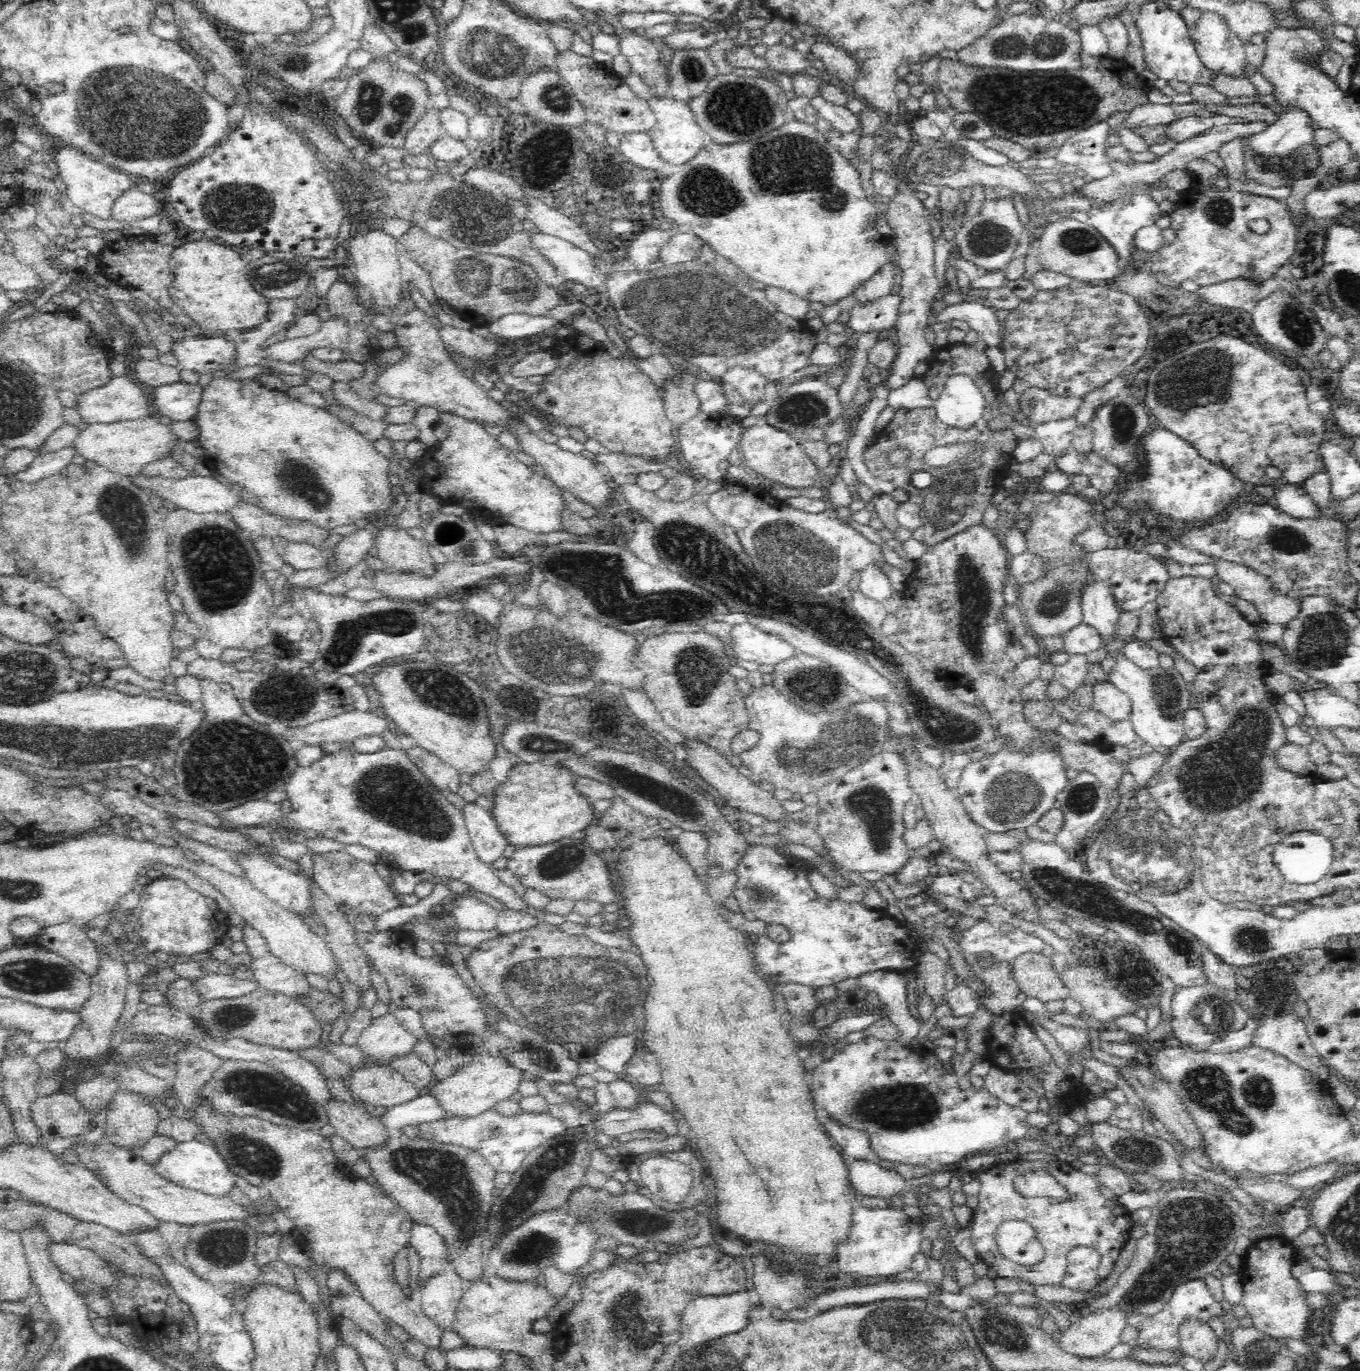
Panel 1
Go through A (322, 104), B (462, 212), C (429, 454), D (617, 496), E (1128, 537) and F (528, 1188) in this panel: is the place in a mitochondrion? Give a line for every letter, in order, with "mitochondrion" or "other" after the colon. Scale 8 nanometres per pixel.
A: other
B: mitochondrion
C: other
D: other
E: other
F: mitochondrion

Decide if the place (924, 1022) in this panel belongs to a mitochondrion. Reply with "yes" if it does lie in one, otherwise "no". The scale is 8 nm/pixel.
no

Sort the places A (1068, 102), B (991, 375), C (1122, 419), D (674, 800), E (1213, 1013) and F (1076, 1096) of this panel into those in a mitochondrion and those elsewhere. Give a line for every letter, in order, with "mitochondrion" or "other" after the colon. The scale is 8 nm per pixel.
A: mitochondrion
B: other
C: mitochondrion
D: mitochondrion
E: mitochondrion
F: other

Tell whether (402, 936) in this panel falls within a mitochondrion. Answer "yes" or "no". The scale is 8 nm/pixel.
no

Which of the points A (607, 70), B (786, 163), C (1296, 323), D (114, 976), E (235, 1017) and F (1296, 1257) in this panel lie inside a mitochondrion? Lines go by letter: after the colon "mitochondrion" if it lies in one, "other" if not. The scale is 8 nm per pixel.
A: other
B: mitochondrion
C: mitochondrion
D: other
E: mitochondrion
F: other

